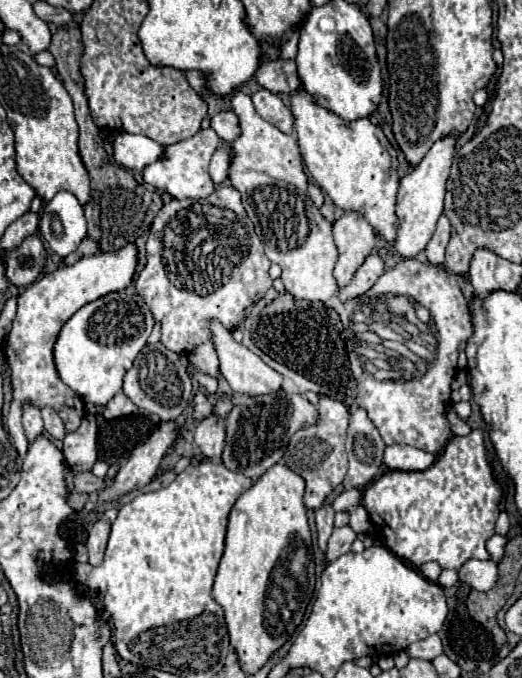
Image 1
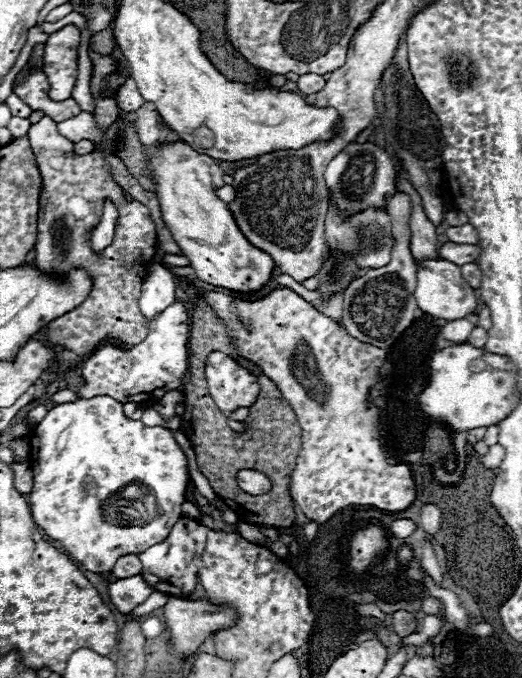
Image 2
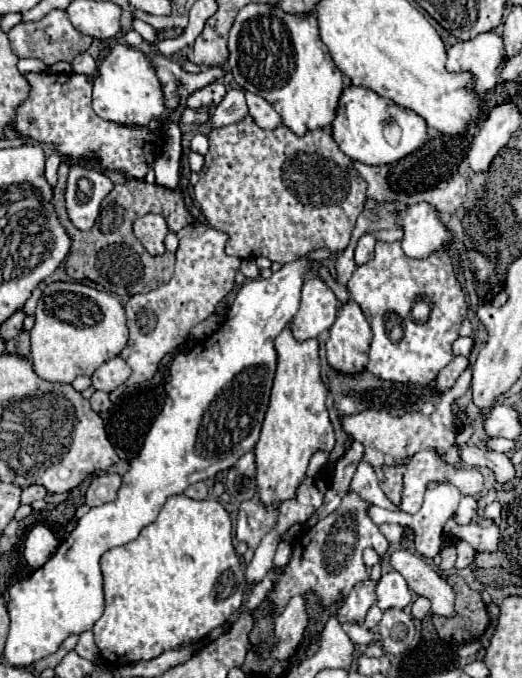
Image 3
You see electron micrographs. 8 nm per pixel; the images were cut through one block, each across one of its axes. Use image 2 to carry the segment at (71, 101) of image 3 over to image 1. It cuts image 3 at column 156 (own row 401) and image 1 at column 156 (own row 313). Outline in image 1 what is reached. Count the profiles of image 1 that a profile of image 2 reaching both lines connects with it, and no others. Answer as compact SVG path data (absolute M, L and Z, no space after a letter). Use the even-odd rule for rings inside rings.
M212 128L200 130L192 138L188 138L186 142L178 142L178 144L166 148L164 156L158 162L154 162L152 166L146 166L142 170L142 178L146 184L152 184L154 188L168 192L176 200L208 198L216 190L216 184L212 182L212 178L208 174L208 164L210 164L212 152L220 144L222 144L222 140L216 136L216 132Z

